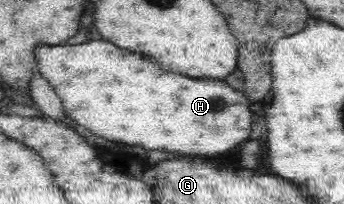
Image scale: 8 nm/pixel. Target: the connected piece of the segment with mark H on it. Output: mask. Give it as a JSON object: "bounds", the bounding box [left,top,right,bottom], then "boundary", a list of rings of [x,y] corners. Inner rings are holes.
{"bounds":[34,41,251,157],"boundary":[[[86,41],[75,45],[41,45],[34,51],[39,74],[43,76],[61,98],[62,106],[71,120],[89,129],[93,135],[109,141],[141,145],[147,151],[169,151],[213,157],[229,151],[245,141],[251,133],[249,101],[244,93],[217,79],[189,79],[183,75],[167,73],[143,55],[121,51],[109,41]]]}

